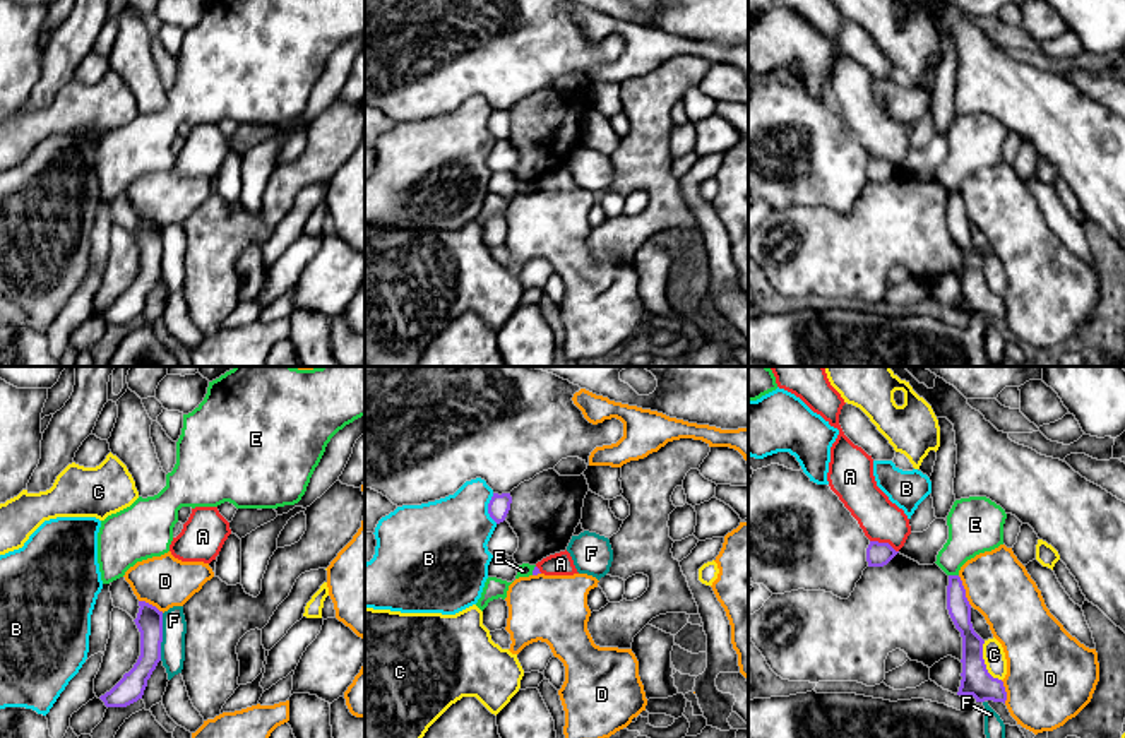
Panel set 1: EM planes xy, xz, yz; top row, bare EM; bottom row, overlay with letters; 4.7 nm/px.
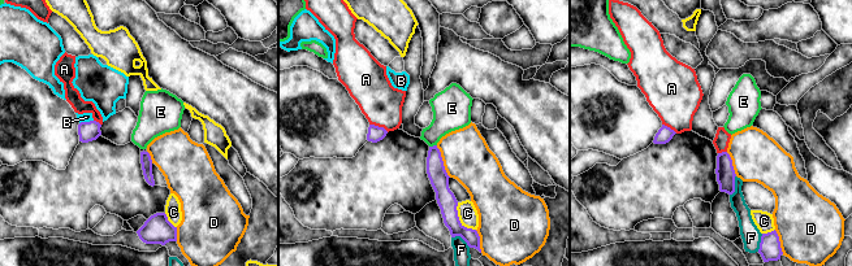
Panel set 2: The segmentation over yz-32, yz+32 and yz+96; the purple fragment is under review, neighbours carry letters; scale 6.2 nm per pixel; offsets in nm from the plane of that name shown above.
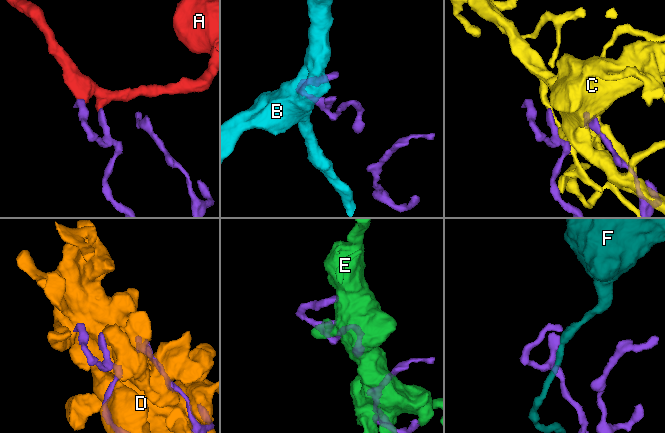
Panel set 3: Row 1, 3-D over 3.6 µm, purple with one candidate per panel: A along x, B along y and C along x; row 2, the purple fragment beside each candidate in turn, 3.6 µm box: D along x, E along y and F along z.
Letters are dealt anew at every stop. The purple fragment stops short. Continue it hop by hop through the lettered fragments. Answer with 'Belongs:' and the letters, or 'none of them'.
Belongs: none of them

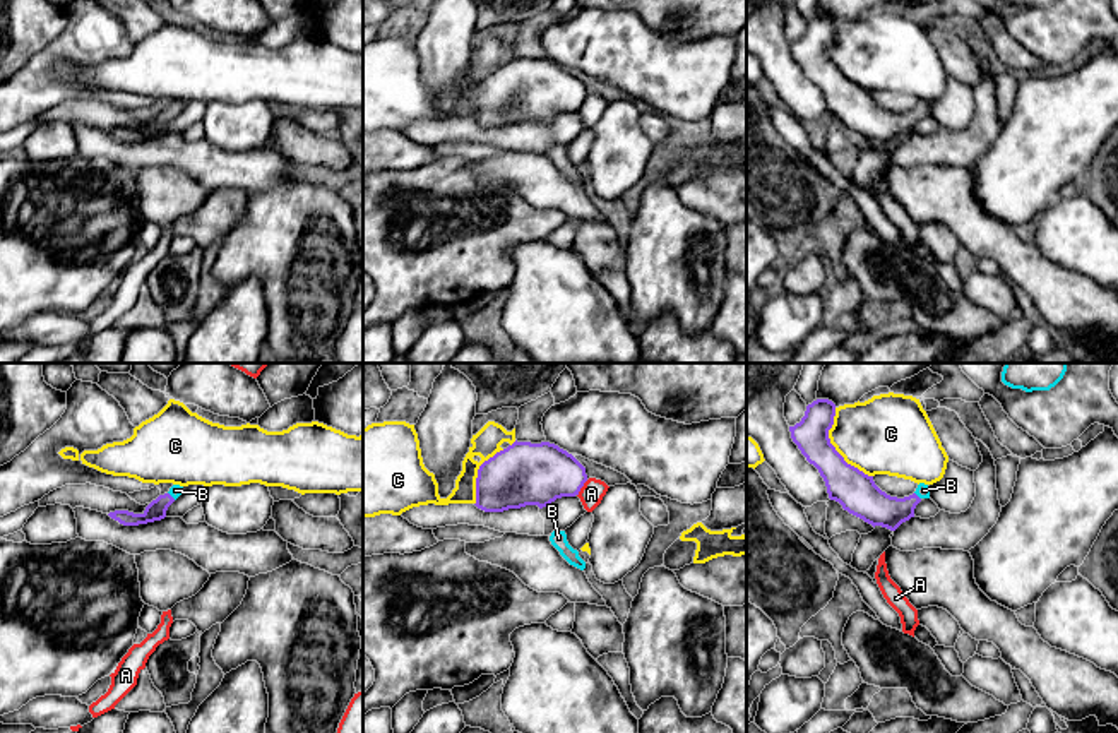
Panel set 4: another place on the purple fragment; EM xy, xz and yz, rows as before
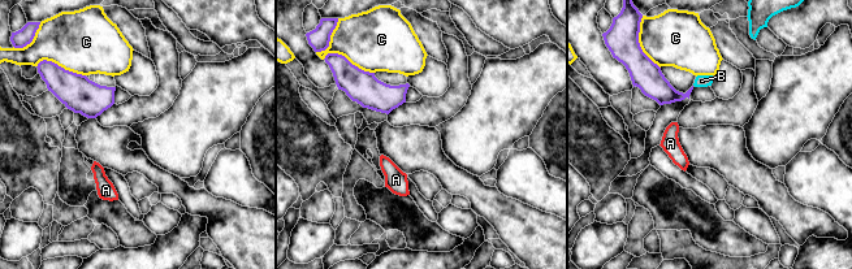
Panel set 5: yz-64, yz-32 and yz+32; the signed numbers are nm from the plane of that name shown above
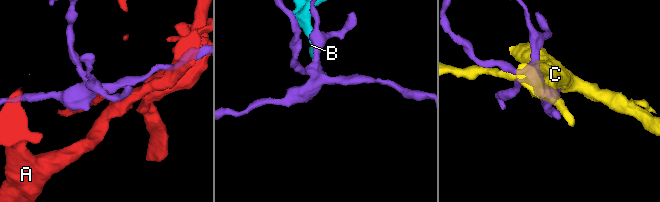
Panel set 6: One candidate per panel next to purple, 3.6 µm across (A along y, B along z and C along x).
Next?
Belongs: B

